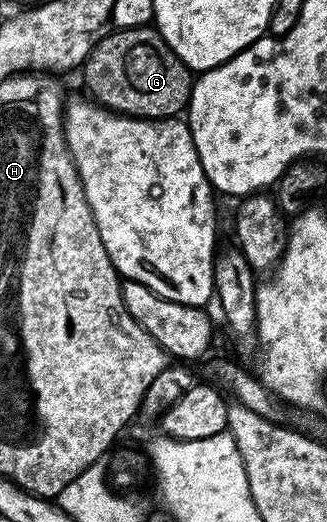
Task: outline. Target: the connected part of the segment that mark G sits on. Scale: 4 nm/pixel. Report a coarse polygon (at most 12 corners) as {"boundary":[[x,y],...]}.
{"boundary":[[156,27],[85,59],[88,95],[122,116],[177,118],[194,73]]}

